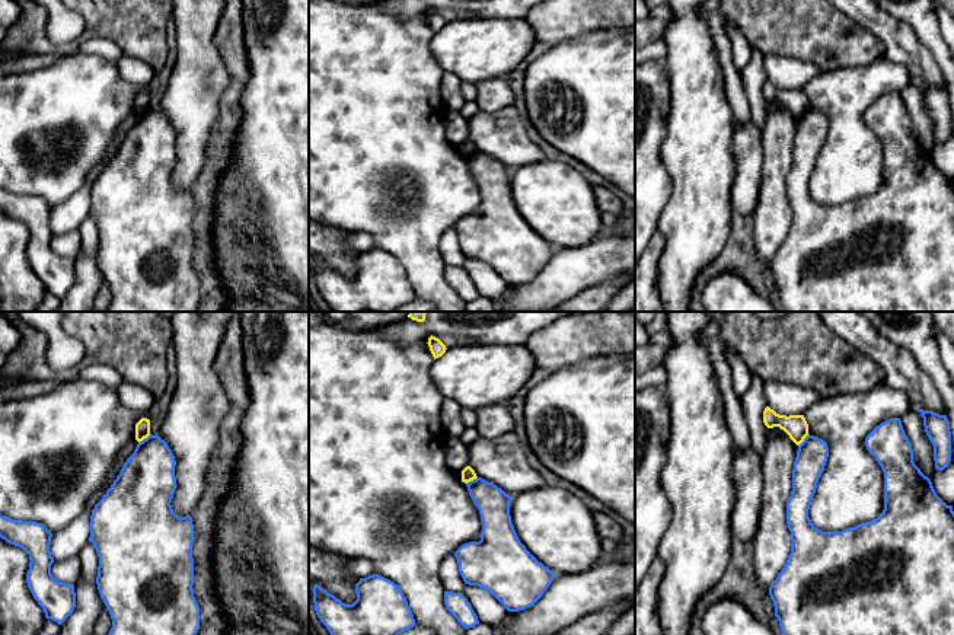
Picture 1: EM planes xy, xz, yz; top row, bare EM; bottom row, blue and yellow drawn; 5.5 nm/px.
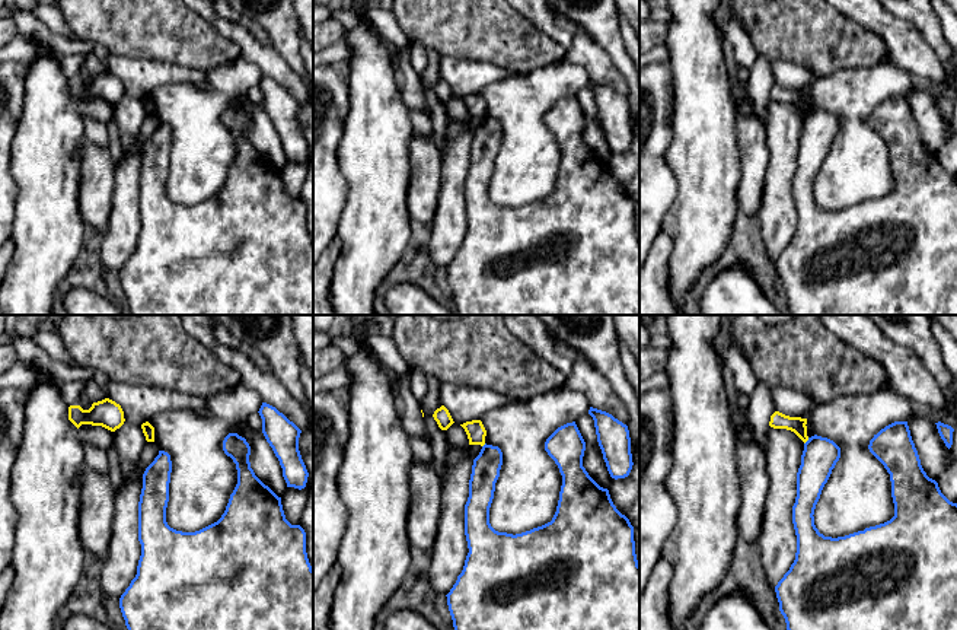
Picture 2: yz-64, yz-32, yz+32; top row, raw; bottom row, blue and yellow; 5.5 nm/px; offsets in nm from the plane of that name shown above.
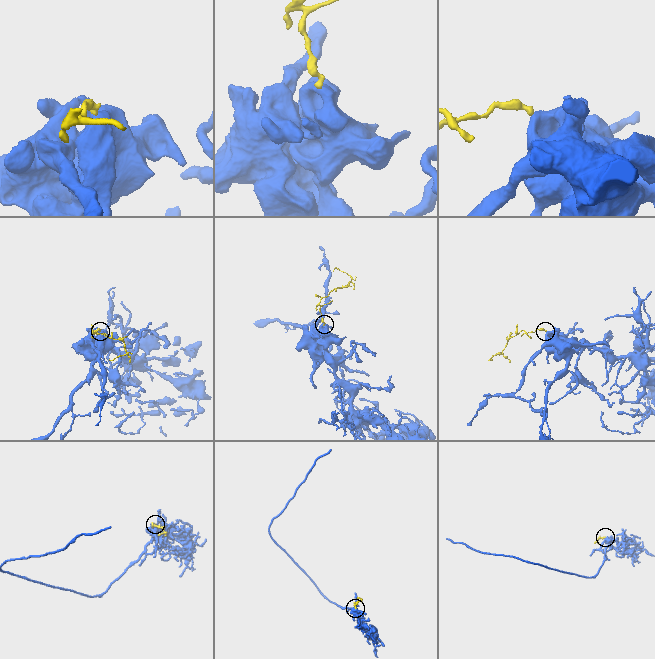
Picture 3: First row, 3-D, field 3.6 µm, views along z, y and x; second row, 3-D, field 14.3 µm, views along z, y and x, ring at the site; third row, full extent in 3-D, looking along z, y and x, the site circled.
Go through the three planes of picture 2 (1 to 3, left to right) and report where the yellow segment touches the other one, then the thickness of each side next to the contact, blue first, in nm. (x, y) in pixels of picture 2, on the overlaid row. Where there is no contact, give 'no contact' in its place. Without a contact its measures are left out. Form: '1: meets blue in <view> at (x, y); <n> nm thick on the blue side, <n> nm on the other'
1: no contact
2: meets blue in yz-32 at (484, 445); 160 nm thick on the blue side, 110 nm on the other
3: meets blue in yz+32 at (807, 441); 190 nm thick on the blue side, 90 nm on the other

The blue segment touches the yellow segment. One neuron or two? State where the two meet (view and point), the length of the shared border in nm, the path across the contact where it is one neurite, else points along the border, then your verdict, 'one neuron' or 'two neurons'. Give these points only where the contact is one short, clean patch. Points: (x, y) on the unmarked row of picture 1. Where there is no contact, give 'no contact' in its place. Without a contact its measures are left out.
meets blue in xy at (144, 112); contact 90 nm long; border along xy (150, 108), (139, 117); two neurons

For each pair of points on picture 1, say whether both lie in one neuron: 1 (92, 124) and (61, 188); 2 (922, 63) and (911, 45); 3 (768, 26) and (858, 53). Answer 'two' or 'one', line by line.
1: one
2: one
3: one

